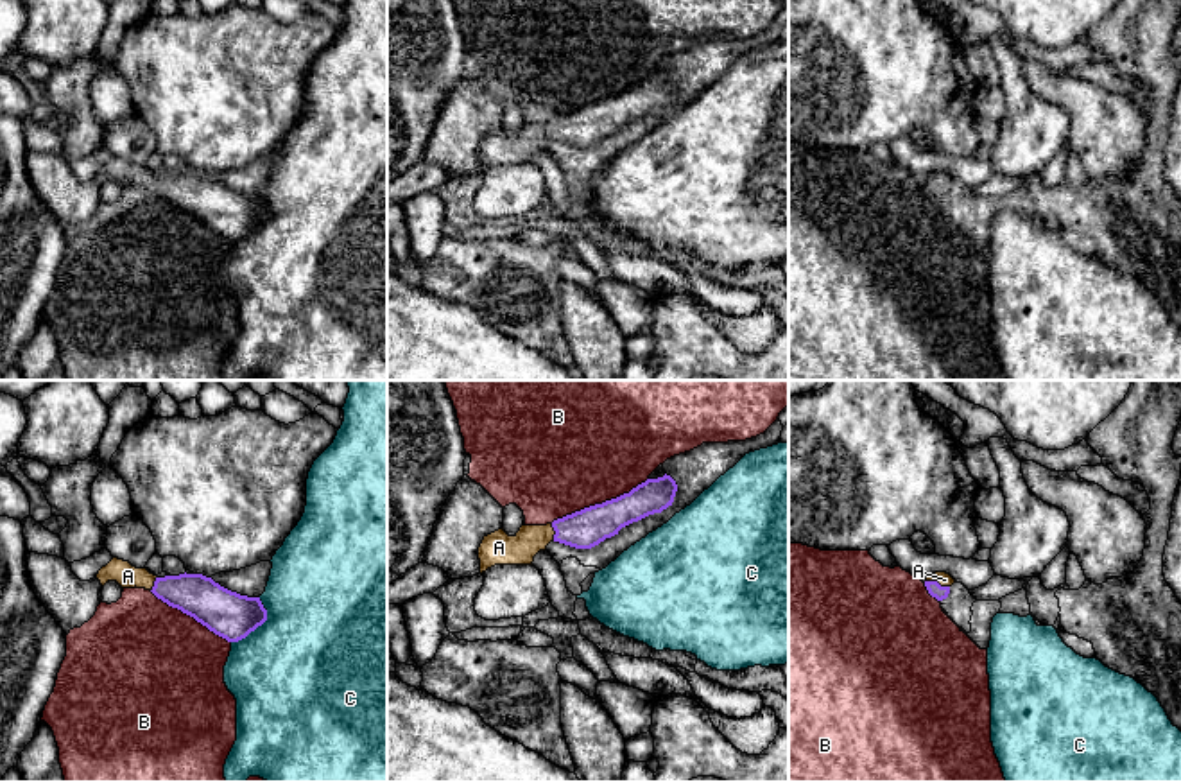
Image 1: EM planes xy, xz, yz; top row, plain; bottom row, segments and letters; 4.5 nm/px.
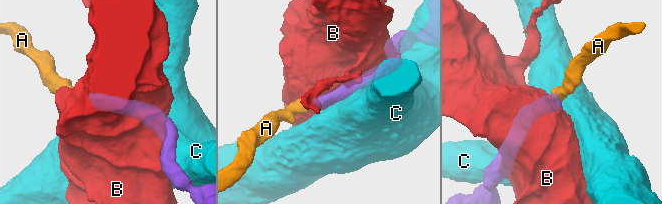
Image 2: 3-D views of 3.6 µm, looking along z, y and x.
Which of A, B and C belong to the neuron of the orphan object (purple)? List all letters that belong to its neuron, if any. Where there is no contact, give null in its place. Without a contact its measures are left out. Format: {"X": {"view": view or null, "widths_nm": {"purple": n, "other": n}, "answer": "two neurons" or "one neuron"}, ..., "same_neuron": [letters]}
{"A": {"view": "yz", "widths_nm": {"purple": 70, "other": 60}, "answer": "one neuron"}, "B": {"view": "xz", "widths_nm": {"purple": 180, "other": 480}, "answer": "two neurons"}, "C": {"view": "xy", "widths_nm": {"purple": 200, "other": 480}, "answer": "two neurons"}, "same_neuron": ["A"]}

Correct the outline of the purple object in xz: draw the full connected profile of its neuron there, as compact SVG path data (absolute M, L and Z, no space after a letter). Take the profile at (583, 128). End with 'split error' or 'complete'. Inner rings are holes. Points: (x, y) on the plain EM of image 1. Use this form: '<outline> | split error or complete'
M670 74L647 77L616 97L566 113L547 124L522 124L514 135L504 126L484 135L478 145L480 172L495 163L532 163L534 154L554 138L591 147L618 129L672 104L677 83Z | split error

